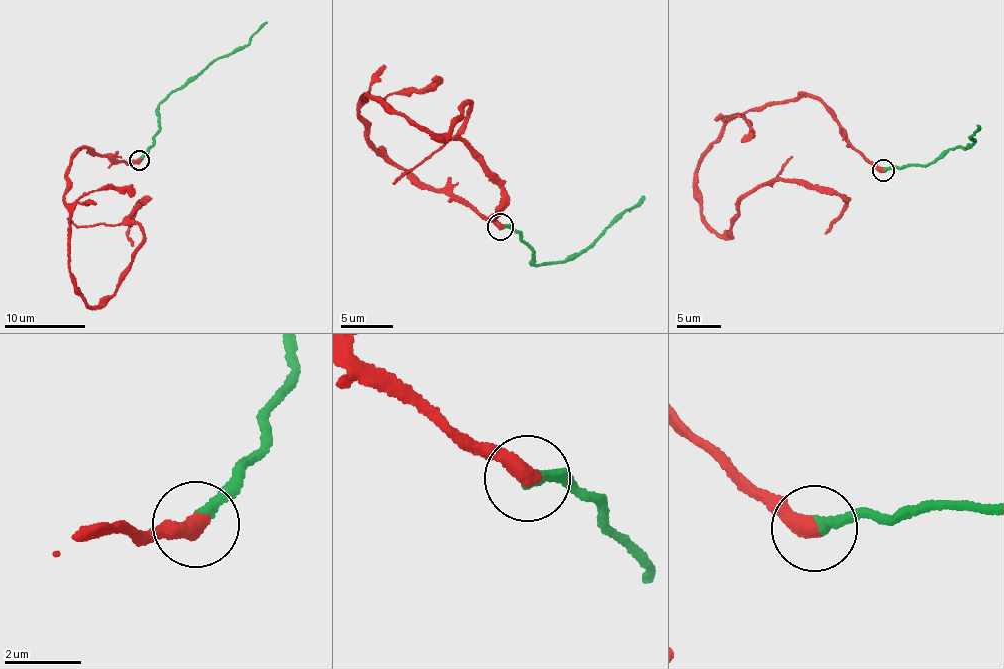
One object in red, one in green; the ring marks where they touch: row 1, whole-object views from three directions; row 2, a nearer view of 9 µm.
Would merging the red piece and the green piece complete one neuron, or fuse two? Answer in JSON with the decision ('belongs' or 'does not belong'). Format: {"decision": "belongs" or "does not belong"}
{"decision": "belongs"}

